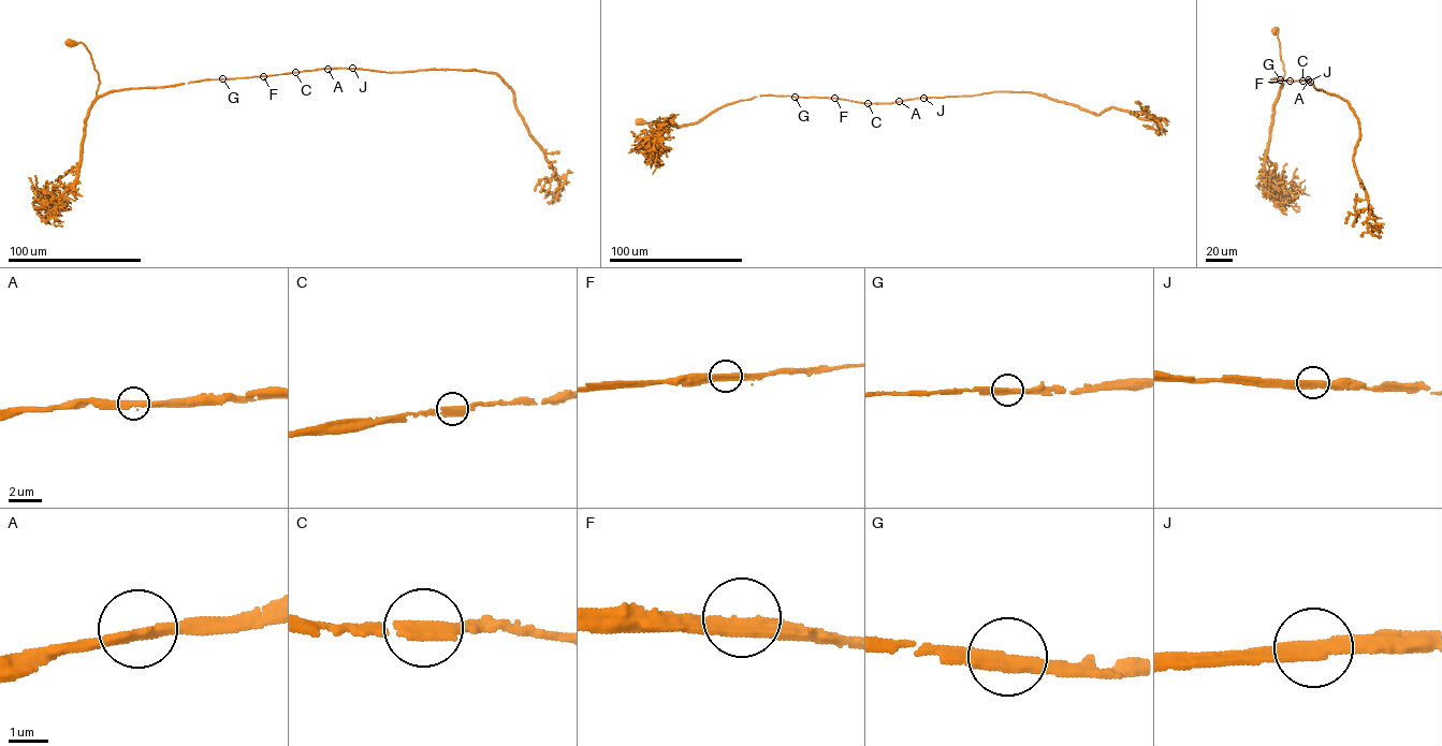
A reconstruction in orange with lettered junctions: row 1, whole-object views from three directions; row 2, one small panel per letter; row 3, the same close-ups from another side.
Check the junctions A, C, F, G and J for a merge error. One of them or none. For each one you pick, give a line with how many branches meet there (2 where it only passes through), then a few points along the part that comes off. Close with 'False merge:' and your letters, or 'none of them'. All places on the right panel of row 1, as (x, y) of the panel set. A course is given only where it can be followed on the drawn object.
False merge: none of them

